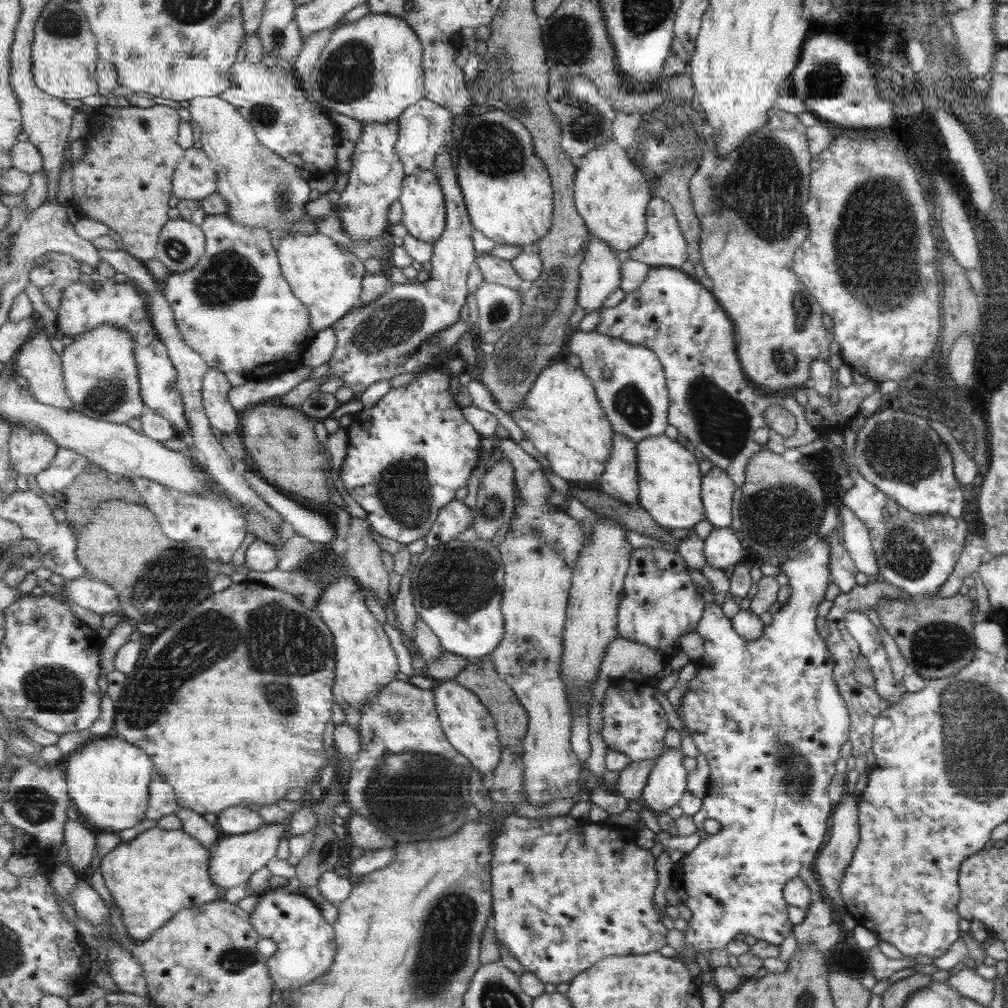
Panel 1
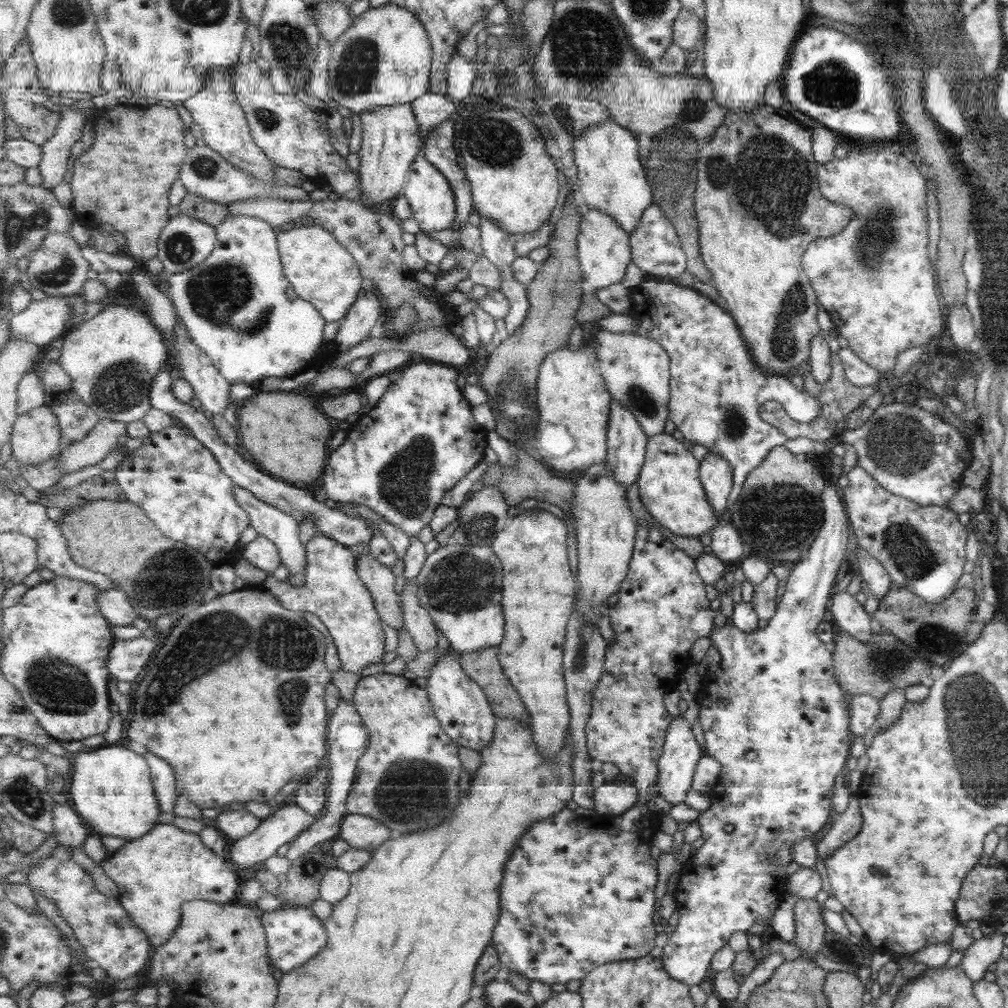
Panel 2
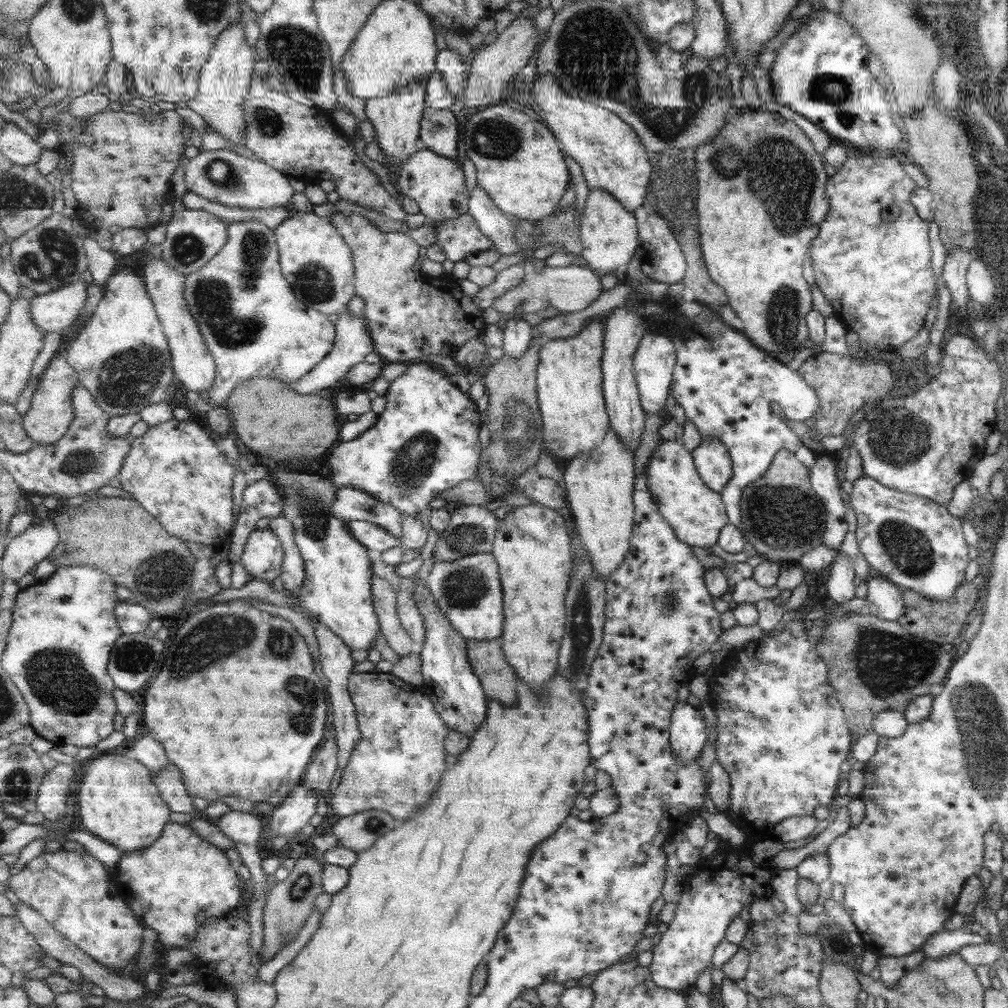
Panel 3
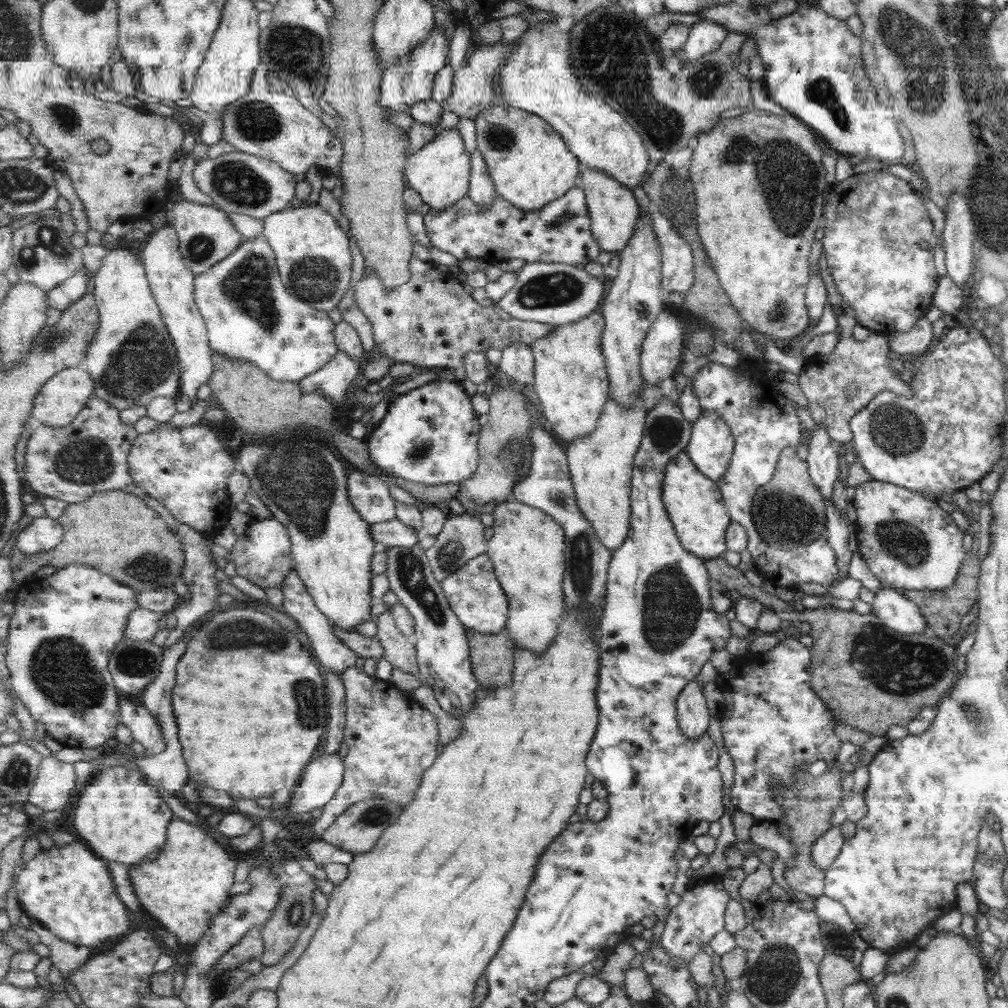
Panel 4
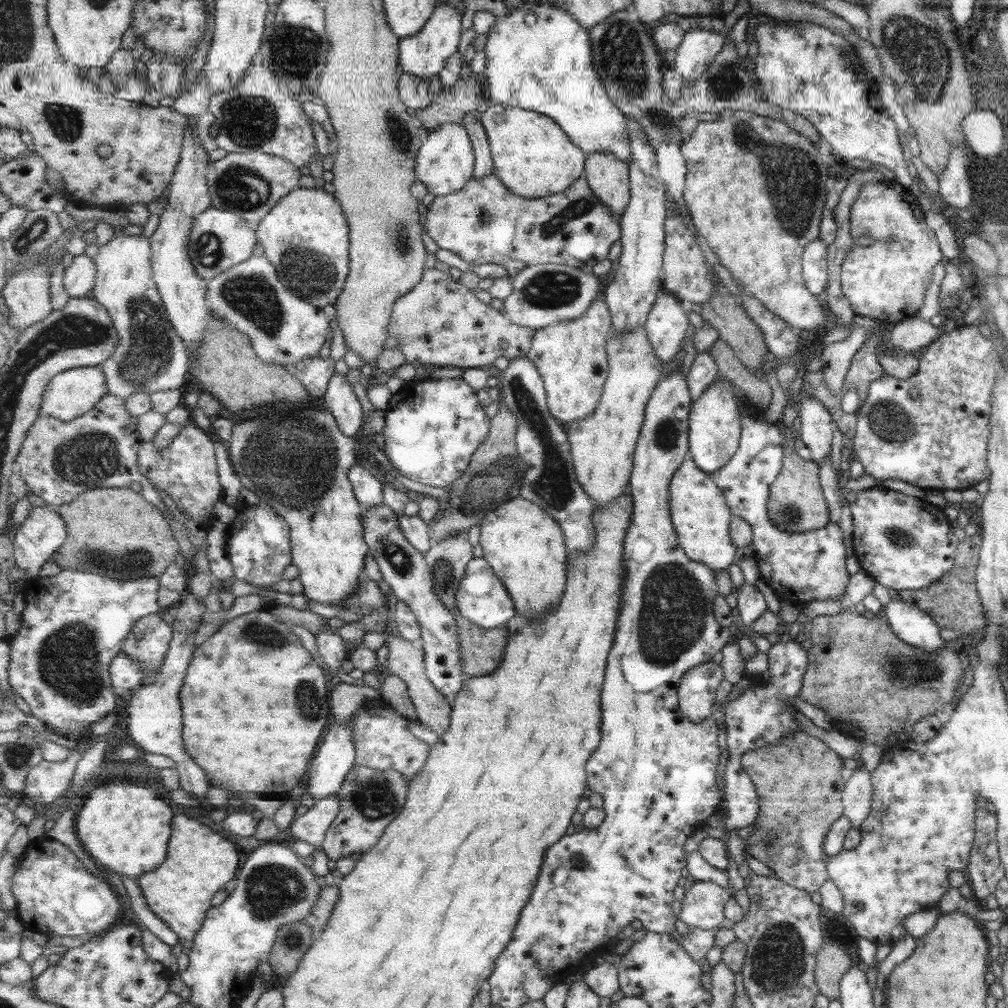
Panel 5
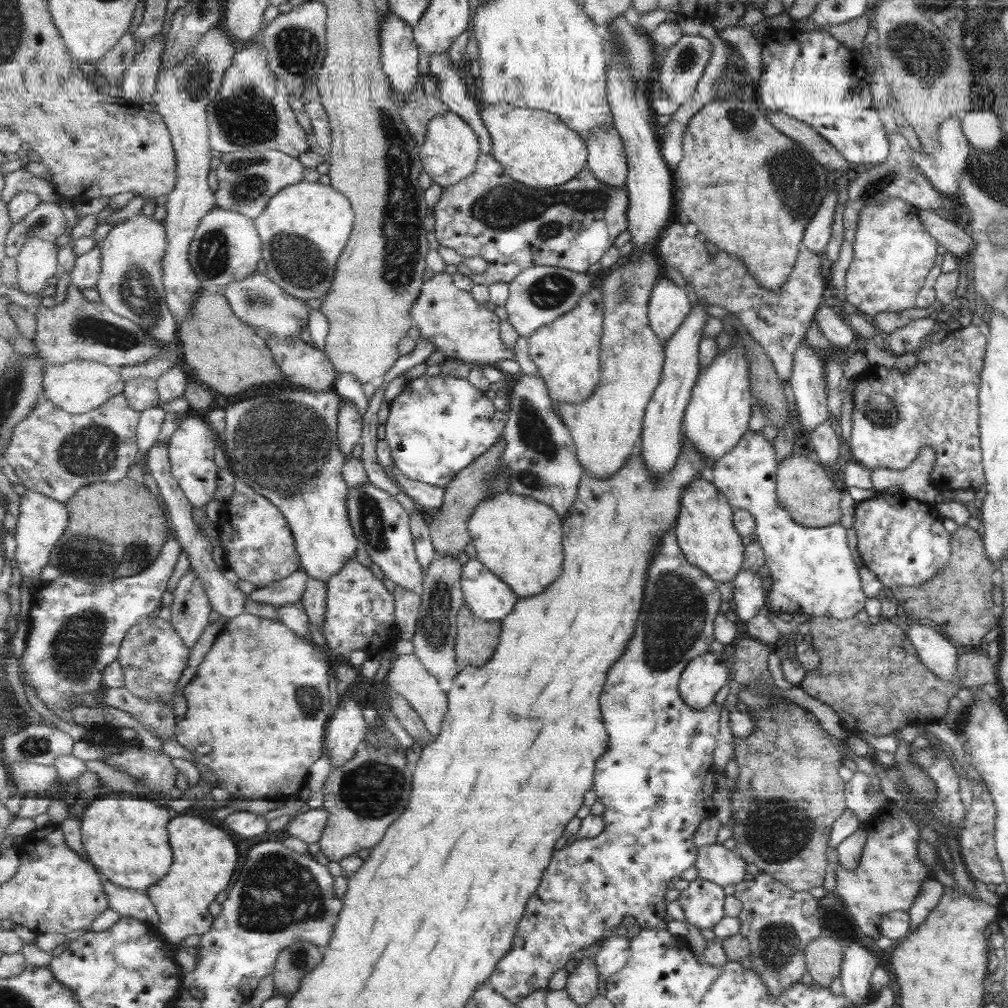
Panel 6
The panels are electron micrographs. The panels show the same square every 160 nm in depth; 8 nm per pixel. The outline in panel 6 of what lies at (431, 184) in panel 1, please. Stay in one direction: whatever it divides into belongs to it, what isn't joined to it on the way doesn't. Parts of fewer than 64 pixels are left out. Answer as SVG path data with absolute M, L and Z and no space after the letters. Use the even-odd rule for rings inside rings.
M451 110L432 118L428 124L428 136L420 150L424 172L430 174L434 182L442 188L449 188L472 176L482 155L481 140L473 127Z

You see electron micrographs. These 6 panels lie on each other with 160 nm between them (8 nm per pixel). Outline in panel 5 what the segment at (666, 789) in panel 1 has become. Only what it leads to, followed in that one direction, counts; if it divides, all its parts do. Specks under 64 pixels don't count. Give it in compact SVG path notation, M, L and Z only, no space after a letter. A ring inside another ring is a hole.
M713 661L696 666L684 674L680 682L680 709L695 723L711 716L717 688L725 680L723 668Z

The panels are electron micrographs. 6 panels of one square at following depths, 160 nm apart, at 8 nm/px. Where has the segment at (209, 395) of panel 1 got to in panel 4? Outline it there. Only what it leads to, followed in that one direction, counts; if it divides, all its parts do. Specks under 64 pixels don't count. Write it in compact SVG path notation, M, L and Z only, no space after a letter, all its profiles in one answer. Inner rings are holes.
M173 224L154 230L140 255L153 296L160 306L164 323L168 326L178 350L181 367L180 390L183 395L187 395L193 403L196 403L199 400L197 399L199 386L209 382L215 369L214 350L210 345L208 326L196 301L197 274L185 264L179 250L179 237Z

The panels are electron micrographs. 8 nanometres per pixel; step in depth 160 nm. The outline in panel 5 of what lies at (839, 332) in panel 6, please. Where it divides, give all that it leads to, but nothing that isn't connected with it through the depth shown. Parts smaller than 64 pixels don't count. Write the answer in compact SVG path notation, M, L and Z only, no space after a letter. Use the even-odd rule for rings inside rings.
M724 110L719 119L709 122L698 123L693 136L688 135L681 146L683 157L687 162L688 173L686 176L686 189L684 197L688 209L691 212L692 222L699 235L705 238L706 243L714 253L718 262L726 267L732 276L738 280L744 289L752 294L767 311L777 315L783 322L797 330L815 328L822 332L834 324L825 317L823 307L817 303L817 299L805 287L803 279L803 252L812 240L817 238L819 221L821 220L821 210L829 191L829 176L826 168L821 164L818 151L808 138L801 136L796 130L790 129L779 119L769 118L746 110Z

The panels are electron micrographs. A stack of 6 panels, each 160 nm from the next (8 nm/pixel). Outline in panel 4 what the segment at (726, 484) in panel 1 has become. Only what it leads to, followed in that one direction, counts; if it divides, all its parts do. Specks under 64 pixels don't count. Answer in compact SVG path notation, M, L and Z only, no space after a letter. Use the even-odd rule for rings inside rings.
M701 413L692 425L692 440L686 451L705 476L719 481L728 472L735 445L736 438L722 416Z

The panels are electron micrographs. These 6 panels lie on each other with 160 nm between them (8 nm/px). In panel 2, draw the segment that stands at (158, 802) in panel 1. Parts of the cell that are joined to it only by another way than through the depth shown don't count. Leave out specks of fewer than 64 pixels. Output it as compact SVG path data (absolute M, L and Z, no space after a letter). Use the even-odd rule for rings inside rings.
M130 741L127 746L139 754L142 754L152 770L152 781L156 790L157 798L160 799L160 809L162 812L174 812L176 802L180 794L178 793L175 769L164 758L153 754L150 750Z

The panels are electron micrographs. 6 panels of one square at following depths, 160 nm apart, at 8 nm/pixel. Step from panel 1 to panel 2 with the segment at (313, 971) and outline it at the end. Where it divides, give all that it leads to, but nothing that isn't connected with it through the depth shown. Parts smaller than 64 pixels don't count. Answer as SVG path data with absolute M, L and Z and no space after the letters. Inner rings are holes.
M281 907L261 914L268 938L268 953L274 966L281 974L291 973L295 969L313 961L313 958L328 945L329 935L324 922L305 907Z

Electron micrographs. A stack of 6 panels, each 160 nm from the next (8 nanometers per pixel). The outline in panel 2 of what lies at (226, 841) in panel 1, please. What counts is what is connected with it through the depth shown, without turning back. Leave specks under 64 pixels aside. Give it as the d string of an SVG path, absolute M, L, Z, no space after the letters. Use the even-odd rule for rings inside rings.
M291 798L281 808L275 810L269 818L263 819L261 826L255 832L249 834L248 837L232 841L230 861L234 862L239 870L253 870L253 868L257 868L257 864L262 866L265 860L278 854L278 848L293 842L297 835L317 821L318 816L309 814Z

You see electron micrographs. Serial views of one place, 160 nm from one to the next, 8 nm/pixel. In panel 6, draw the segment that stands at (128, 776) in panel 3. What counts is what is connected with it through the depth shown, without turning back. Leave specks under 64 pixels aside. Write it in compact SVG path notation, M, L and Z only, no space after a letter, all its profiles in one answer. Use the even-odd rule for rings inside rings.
M127 791L112 792L89 803L81 818L82 841L103 878L119 886L147 892L172 868L173 849L168 831L171 814L163 805Z

